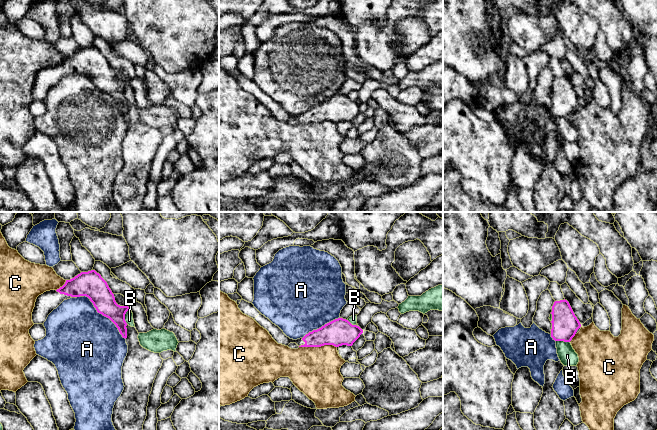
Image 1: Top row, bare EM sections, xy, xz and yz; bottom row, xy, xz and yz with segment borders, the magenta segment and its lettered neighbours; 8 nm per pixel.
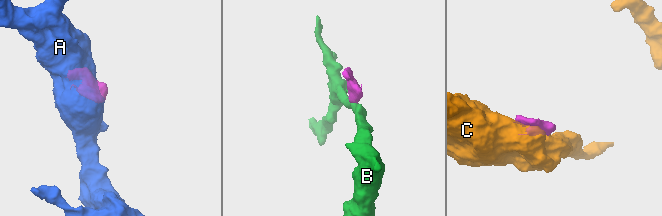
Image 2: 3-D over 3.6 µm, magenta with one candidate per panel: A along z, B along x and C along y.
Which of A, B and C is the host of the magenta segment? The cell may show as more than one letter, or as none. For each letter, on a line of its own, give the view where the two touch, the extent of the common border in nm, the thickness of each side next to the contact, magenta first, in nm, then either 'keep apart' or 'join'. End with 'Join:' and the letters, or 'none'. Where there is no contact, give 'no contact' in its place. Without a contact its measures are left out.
A: xy | 480 nm | 200/500 nm | keep apart
B: xy | 120 nm | 180/70 nm | keep apart
C: xz | 300 nm | 220/400 nm | keep apart
Join: none

